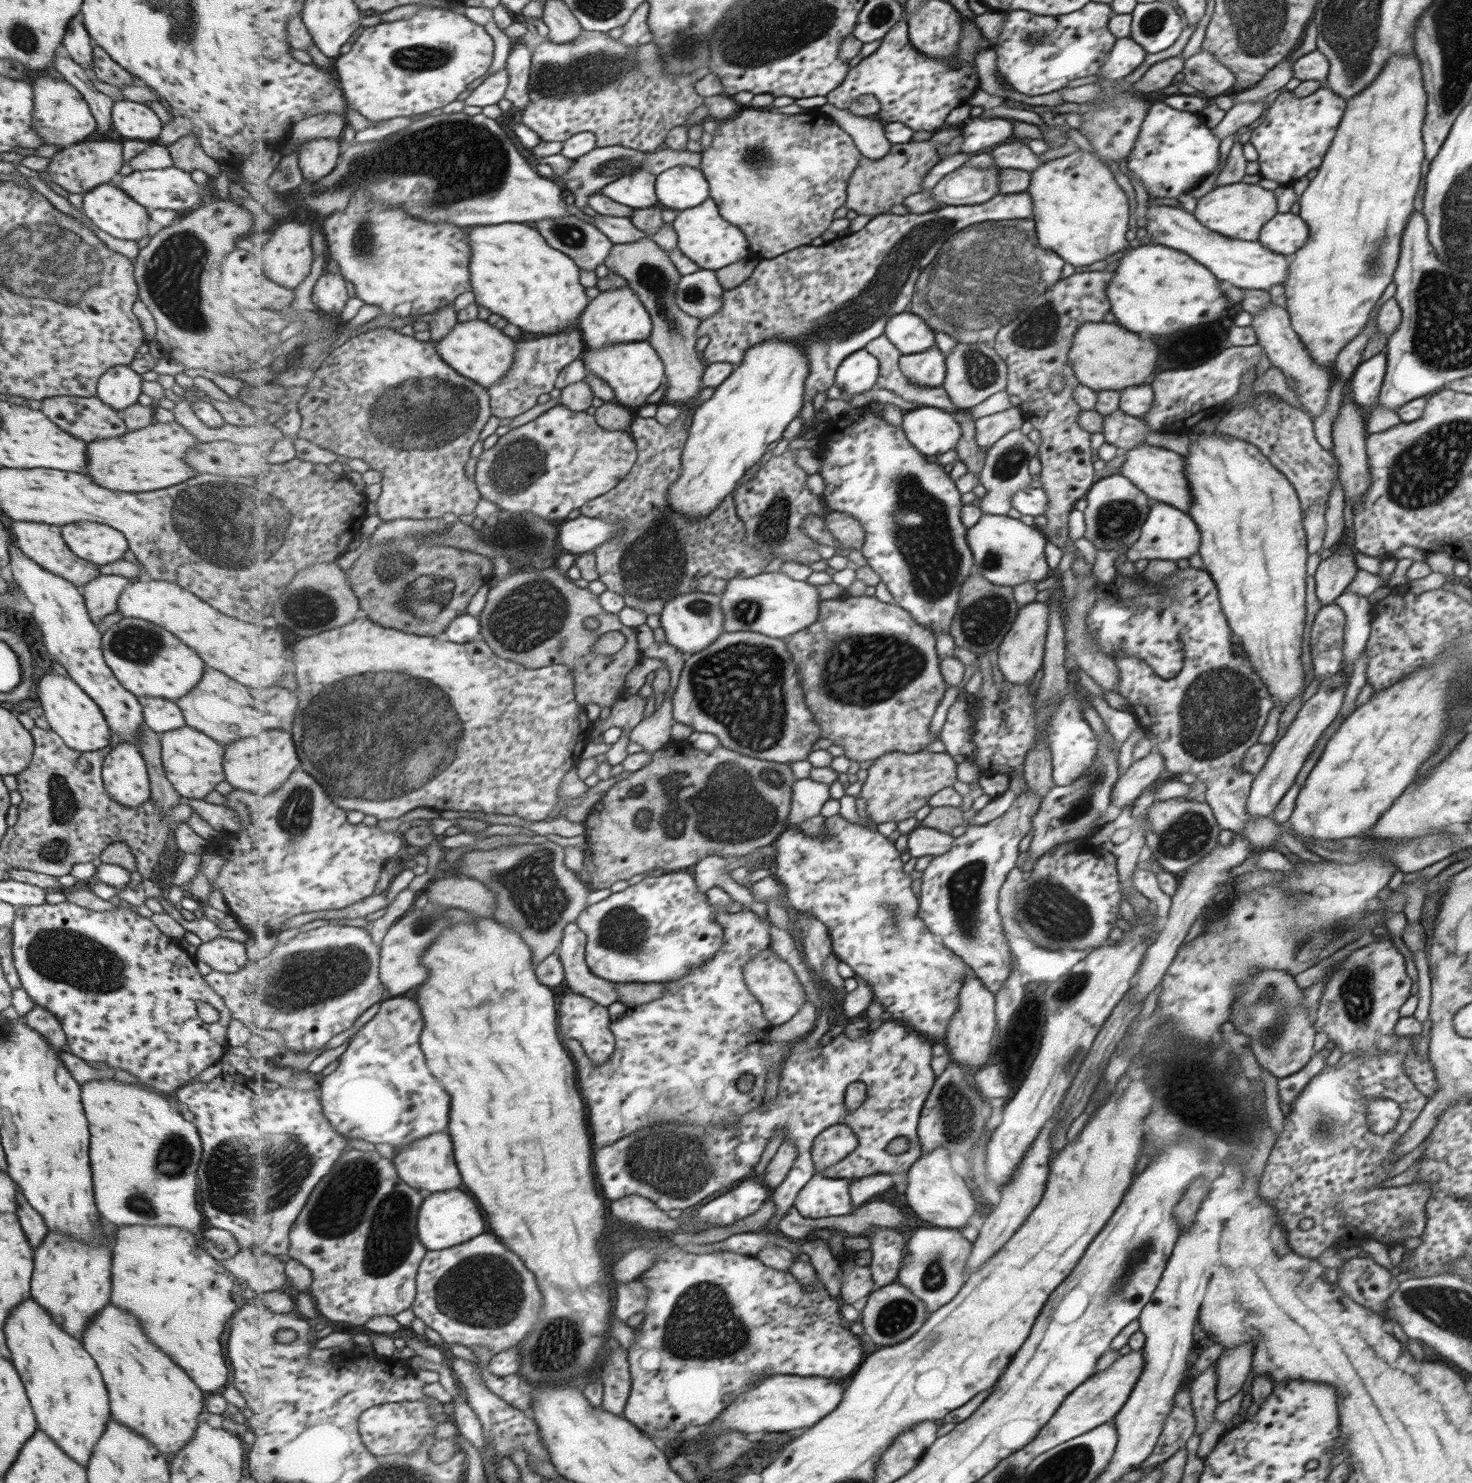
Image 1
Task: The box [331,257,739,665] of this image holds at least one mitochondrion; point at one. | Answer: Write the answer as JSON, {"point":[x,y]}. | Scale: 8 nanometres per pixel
{"point":[421,411]}

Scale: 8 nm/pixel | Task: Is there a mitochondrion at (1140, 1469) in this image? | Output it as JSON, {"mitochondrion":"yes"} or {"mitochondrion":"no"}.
{"mitochondrion":"no"}

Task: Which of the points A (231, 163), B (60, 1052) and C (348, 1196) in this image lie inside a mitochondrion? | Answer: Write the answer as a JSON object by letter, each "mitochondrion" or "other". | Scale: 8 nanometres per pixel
{"A":"other","B":"other","C":"mitochondrion"}

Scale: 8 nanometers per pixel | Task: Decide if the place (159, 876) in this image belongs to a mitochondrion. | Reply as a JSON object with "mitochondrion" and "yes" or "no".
{"mitochondrion":"no"}

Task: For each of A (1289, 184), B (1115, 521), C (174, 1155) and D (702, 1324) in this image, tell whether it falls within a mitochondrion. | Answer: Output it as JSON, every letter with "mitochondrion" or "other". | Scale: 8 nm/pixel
{"A":"other","B":"mitochondrion","C":"mitochondrion","D":"mitochondrion"}

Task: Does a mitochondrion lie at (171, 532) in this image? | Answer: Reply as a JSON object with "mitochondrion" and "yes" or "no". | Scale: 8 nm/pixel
{"mitochondrion":"yes"}

